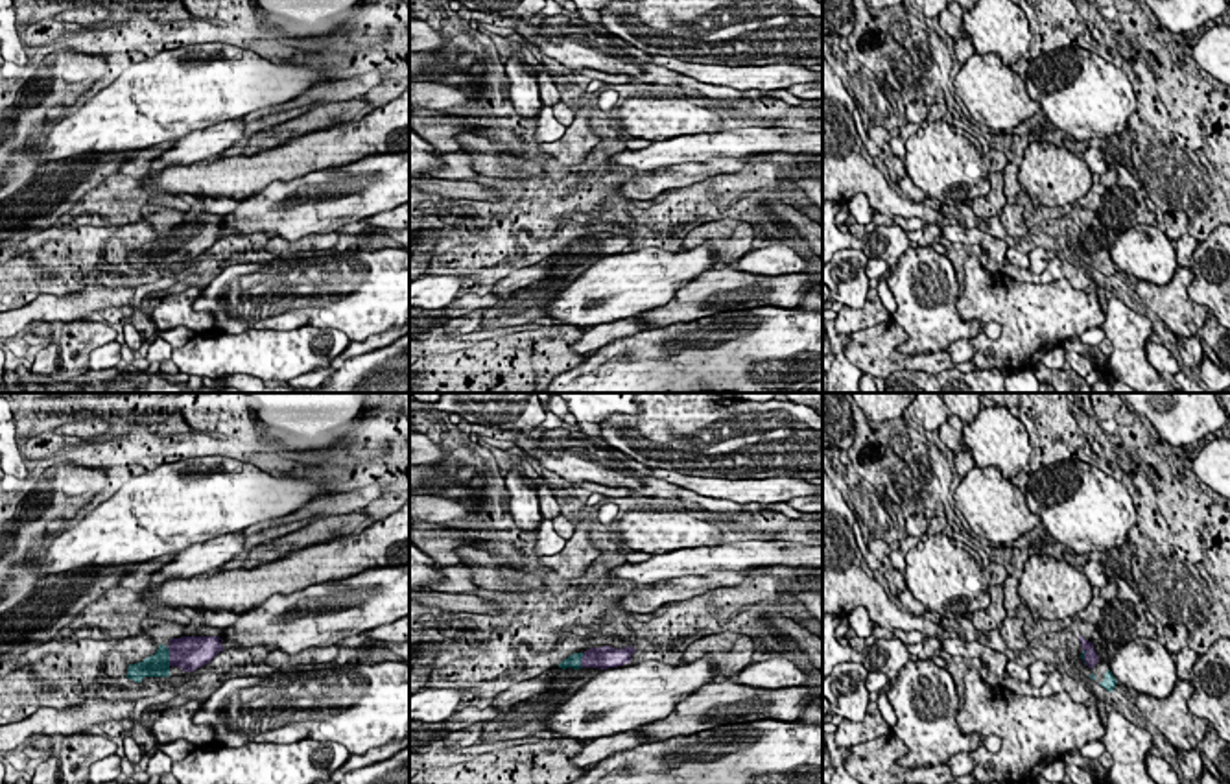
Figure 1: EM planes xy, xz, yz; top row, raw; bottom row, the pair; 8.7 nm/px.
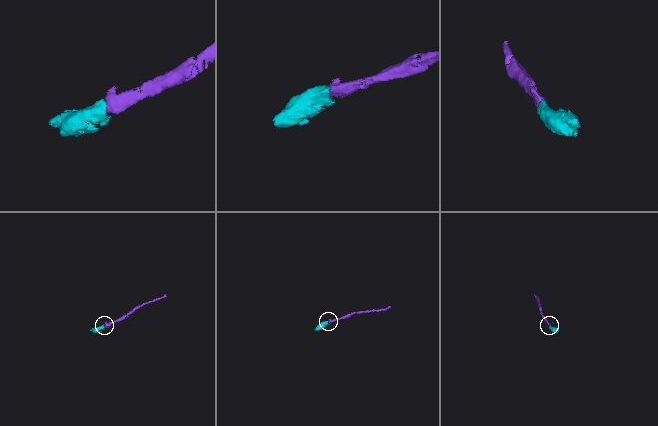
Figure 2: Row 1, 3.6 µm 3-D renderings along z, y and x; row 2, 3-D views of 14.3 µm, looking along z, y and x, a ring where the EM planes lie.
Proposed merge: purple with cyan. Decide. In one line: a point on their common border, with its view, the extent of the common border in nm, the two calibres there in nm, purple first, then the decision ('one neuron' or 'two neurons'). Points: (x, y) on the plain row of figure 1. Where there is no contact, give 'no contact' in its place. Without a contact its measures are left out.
meets purple in xy at (170, 244); contact 160 nm long; 300 nm thick on the purple side, 200 nm on the other; one neuron

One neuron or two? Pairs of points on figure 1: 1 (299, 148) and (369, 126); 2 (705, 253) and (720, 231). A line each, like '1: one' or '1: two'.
1: one
2: two

